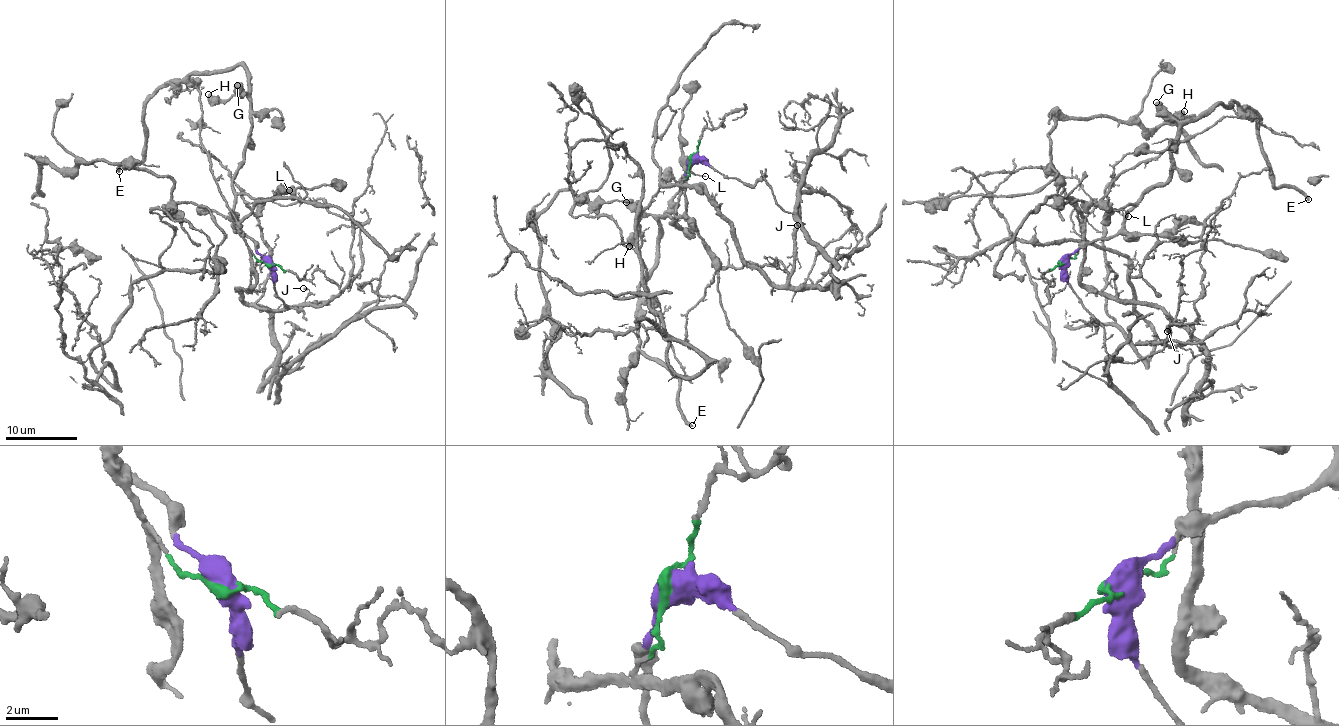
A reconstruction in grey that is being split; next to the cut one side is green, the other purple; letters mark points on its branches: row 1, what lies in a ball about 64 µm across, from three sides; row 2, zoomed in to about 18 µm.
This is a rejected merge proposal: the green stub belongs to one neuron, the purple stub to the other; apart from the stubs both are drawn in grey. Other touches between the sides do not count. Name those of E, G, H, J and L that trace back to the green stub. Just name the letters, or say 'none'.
J

